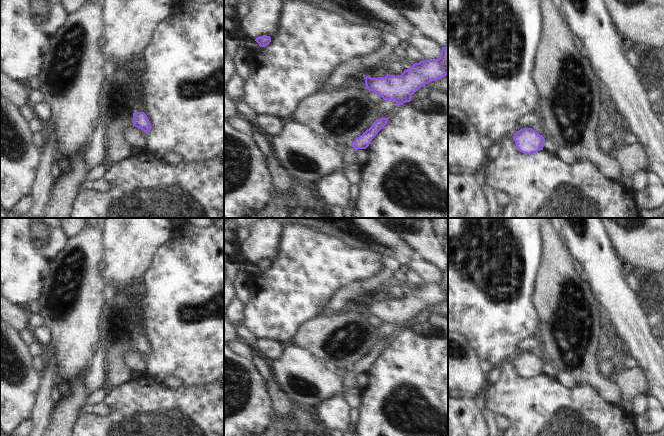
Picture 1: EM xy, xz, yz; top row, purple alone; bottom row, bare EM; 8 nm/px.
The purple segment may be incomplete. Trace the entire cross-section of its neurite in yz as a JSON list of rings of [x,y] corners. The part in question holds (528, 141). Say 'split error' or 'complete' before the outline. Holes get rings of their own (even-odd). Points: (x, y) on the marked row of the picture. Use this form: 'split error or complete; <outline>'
complete; [[[532,128],[520,129],[514,134],[513,139],[517,149],[526,155],[543,150],[545,142],[544,137]]]

